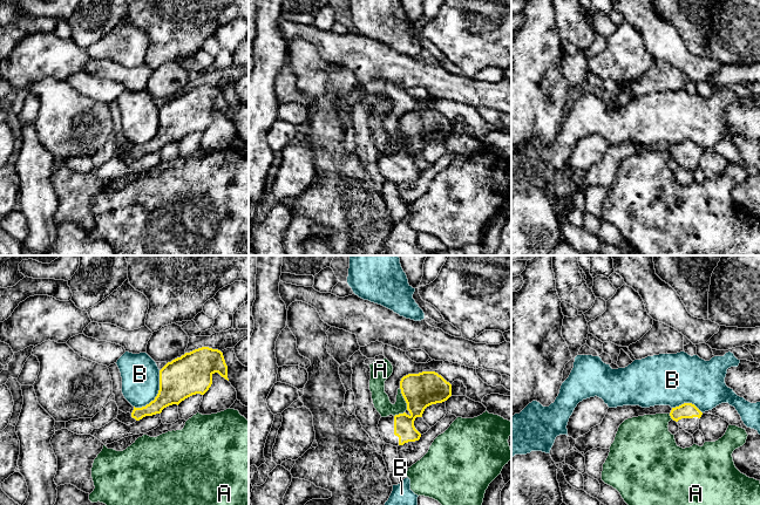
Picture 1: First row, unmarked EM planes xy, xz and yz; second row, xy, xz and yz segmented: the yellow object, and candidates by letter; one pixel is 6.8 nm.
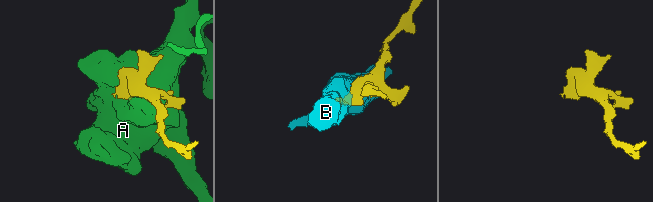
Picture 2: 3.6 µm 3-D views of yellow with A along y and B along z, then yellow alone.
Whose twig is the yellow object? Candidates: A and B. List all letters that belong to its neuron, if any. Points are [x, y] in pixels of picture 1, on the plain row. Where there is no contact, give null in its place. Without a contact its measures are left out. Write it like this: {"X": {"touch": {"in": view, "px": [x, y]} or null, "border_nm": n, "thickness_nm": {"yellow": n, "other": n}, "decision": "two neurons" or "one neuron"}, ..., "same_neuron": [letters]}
{"A": {"touch": {"in": "xz", "px": [404, 135]}, "border_nm": 160, "thickness_nm": {"yellow": 240, "other": 140}, "decision": "two neurons"}, "B": {"touch": {"in": "xy", "px": [157, 131]}, "border_nm": 320, "thickness_nm": {"yellow": 280, "other": 260}, "decision": "two neurons"}, "same_neuron": []}

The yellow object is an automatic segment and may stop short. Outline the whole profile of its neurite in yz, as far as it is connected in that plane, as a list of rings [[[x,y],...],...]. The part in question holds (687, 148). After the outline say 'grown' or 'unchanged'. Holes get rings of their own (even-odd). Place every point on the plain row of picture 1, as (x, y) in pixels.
[[[684,141],[672,145],[670,153],[686,170],[693,172],[699,166],[699,157],[703,150],[692,141]]]; grown

